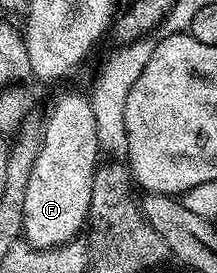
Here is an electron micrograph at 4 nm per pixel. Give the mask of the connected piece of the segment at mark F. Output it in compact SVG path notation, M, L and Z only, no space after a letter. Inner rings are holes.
M68 92L60 95L52 104L52 111L48 114L48 119L43 119L42 122L42 137L40 139L40 151L38 152L38 160L34 160L34 172L30 172L30 184L26 184L26 204L24 205L24 228L22 231L23 237L27 242L38 249L52 249L55 246L64 245L67 242L75 239L80 229L83 228L84 222L89 221L90 215L90 188L94 180L94 172L98 165L98 157L101 153L100 141L98 140L98 124L94 120L94 108L92 107L91 97L87 93L78 94L76 92Z

